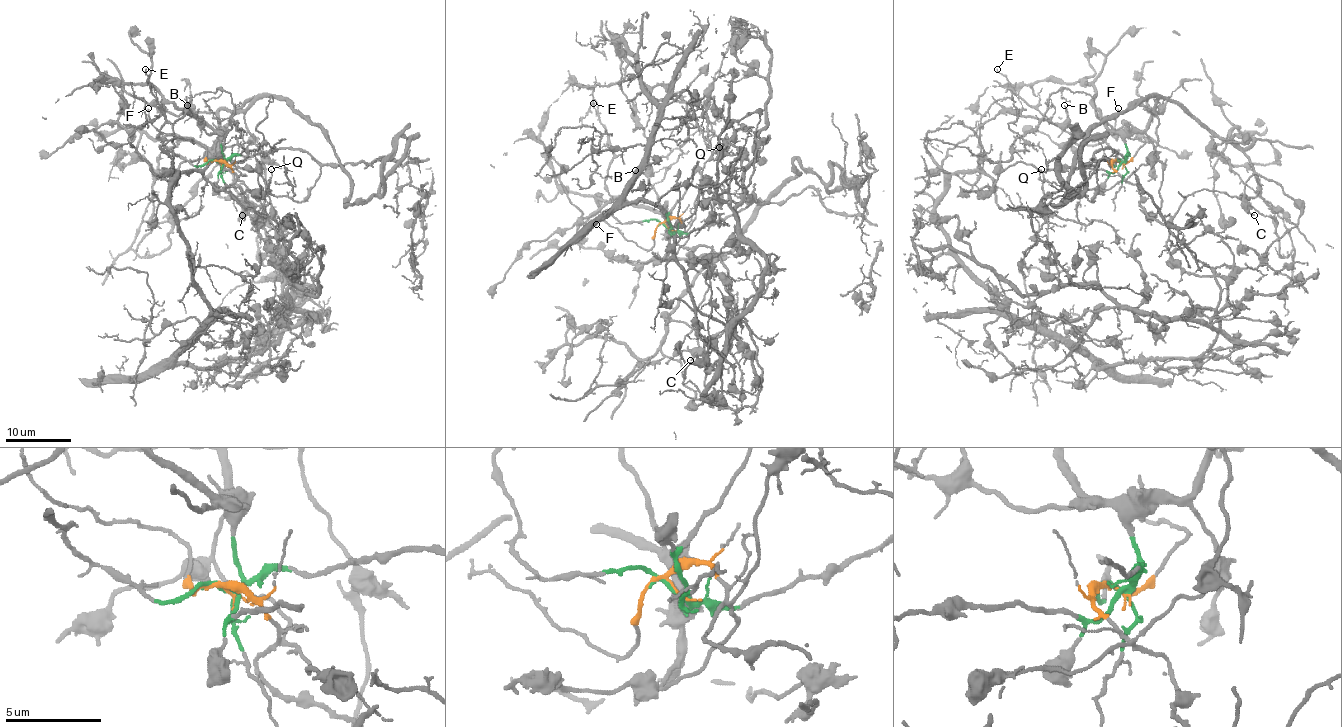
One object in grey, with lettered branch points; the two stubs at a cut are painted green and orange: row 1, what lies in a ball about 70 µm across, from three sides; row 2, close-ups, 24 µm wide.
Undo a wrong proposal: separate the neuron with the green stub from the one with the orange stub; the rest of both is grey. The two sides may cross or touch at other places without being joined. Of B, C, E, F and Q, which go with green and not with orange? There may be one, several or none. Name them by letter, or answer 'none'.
B, C, E, Q

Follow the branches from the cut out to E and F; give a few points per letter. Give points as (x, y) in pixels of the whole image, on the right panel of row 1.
E: (1121, 161), (1114, 162), (1114, 166), (1117, 154), (1101, 139), (1073, 136), (1051, 123), (1028, 105), (997, 68)
F: (1121, 161), (1124, 162), (1144, 143), (1119, 133), (1114, 124), (1117, 108)

